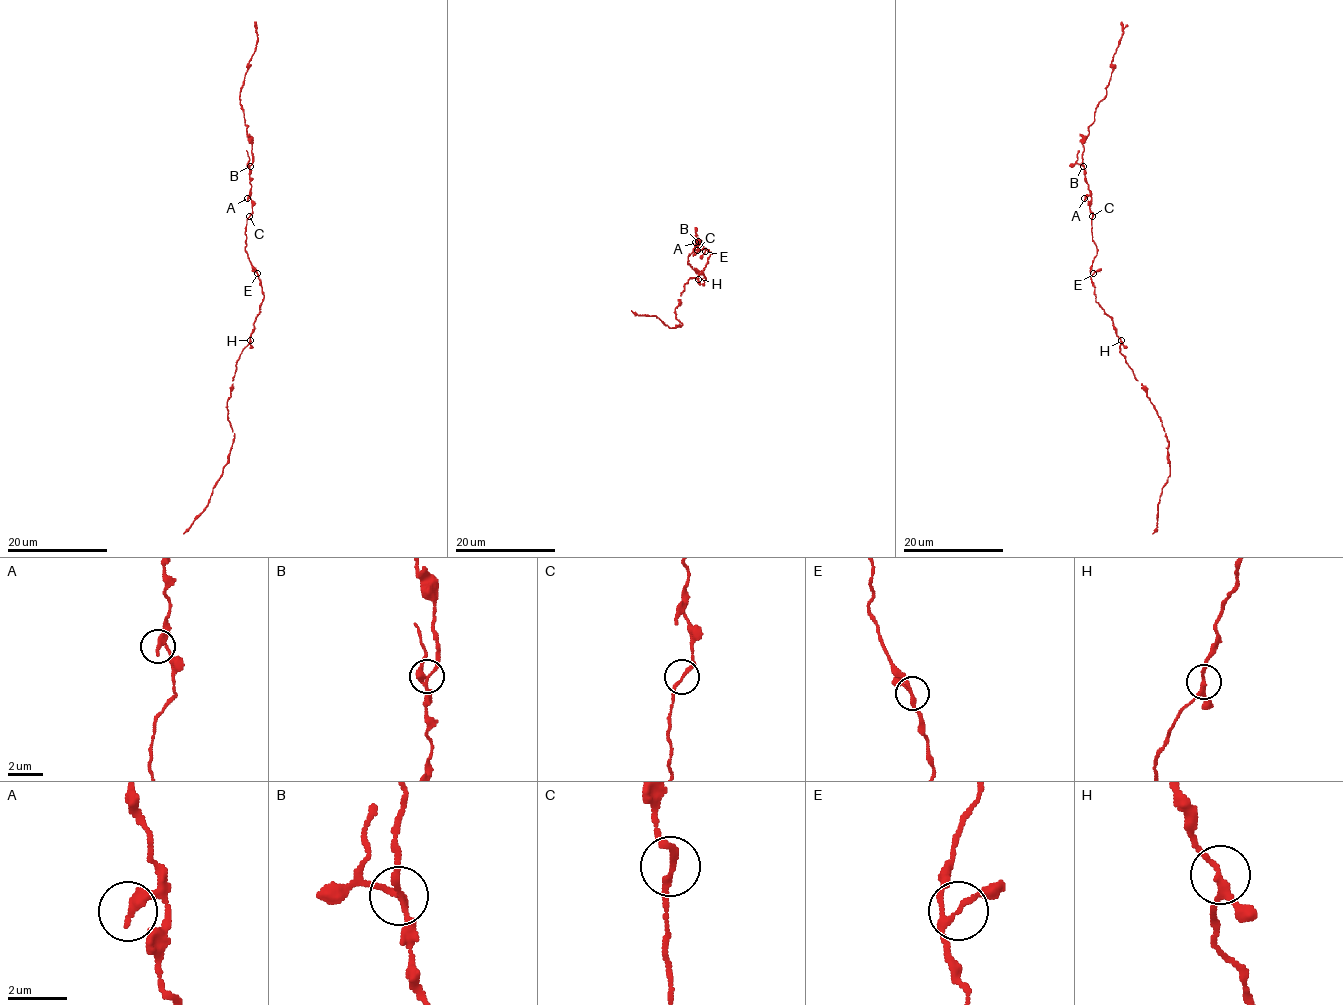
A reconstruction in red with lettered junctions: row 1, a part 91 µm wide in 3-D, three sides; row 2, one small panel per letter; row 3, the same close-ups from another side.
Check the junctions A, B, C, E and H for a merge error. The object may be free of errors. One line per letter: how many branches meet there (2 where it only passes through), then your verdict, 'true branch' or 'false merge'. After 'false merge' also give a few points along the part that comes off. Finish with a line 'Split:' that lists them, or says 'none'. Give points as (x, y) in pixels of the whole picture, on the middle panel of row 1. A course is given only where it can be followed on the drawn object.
A: 1 branches meet; true branch
B: 3 branches meet; false merge; foreign part runs (698, 241), (694, 246), (688, 264), (705, 278), (702, 279)
C: 2 branches meet; true branch
E: 3 branches meet; true branch
H: 3 branches meet; true branch
Split: B

